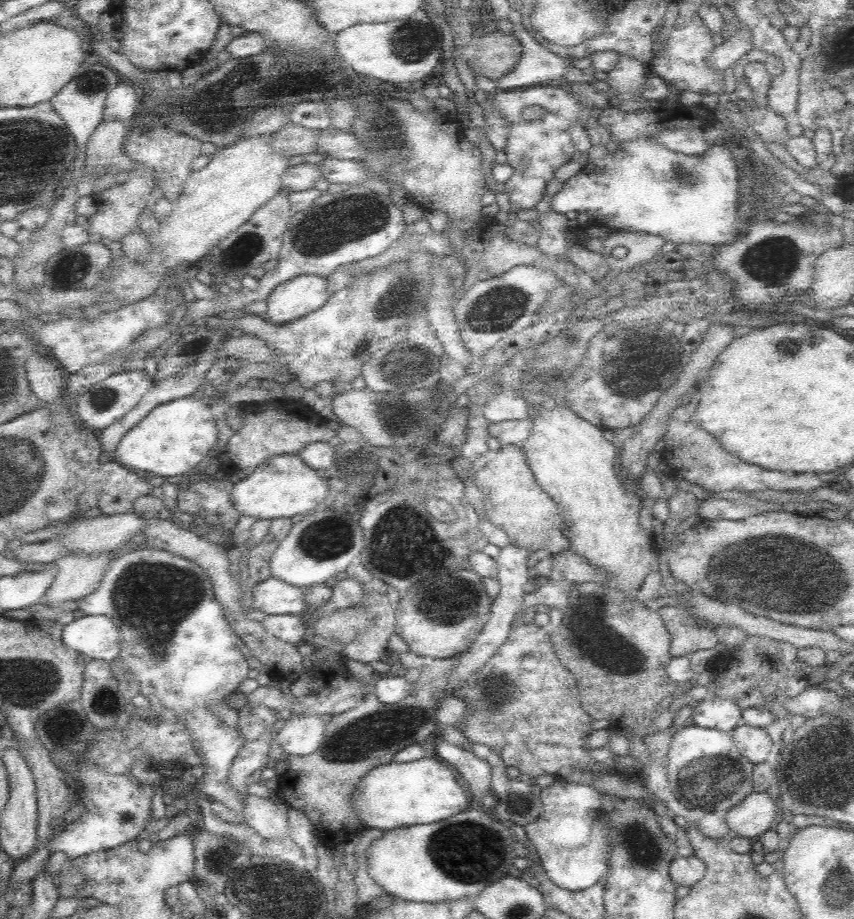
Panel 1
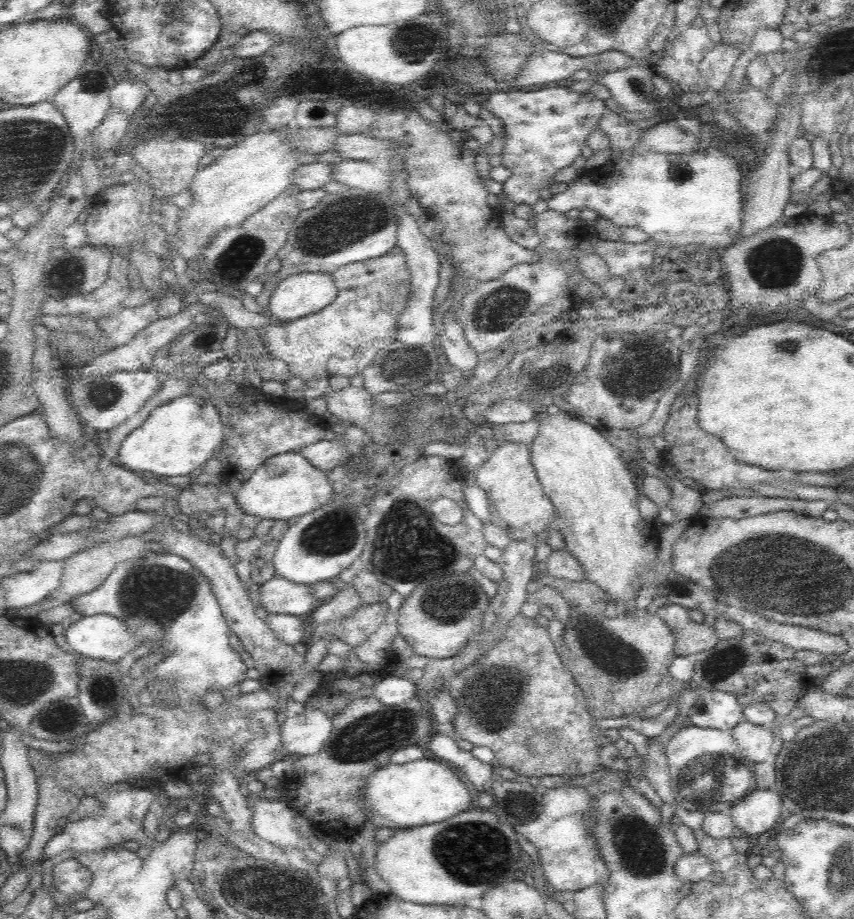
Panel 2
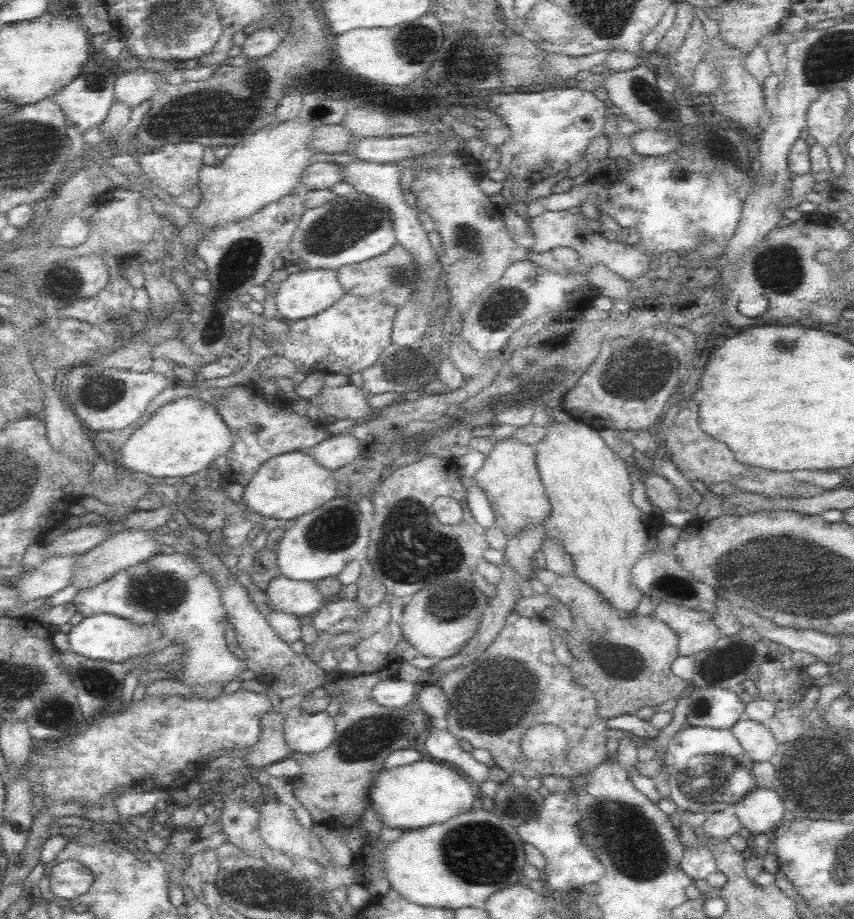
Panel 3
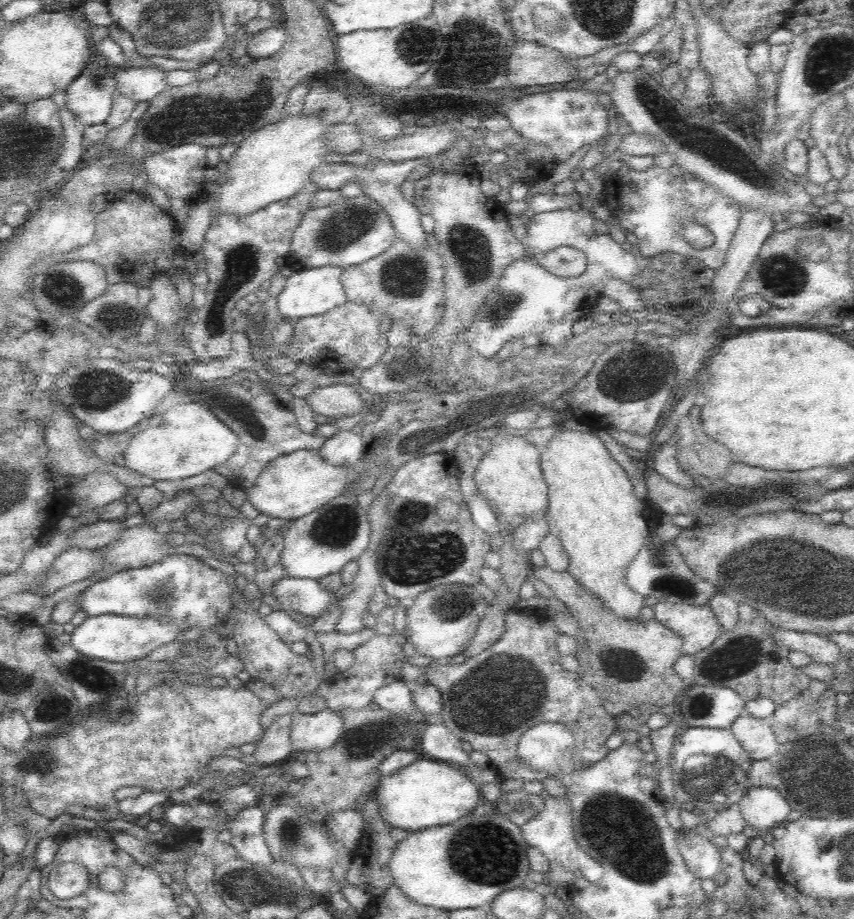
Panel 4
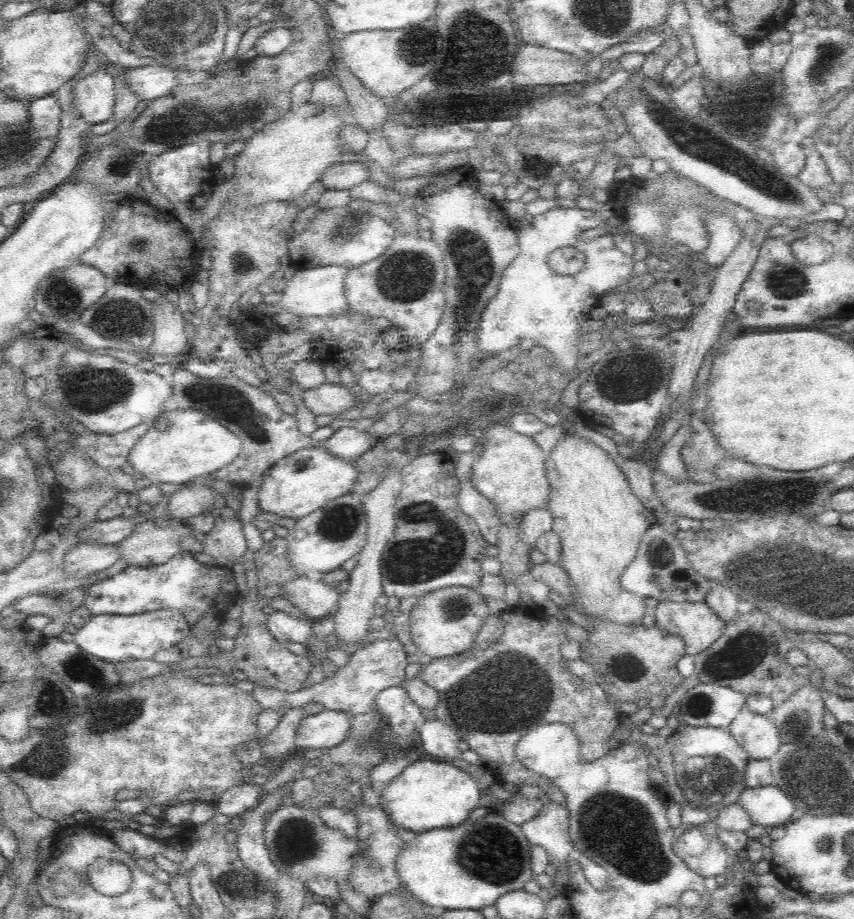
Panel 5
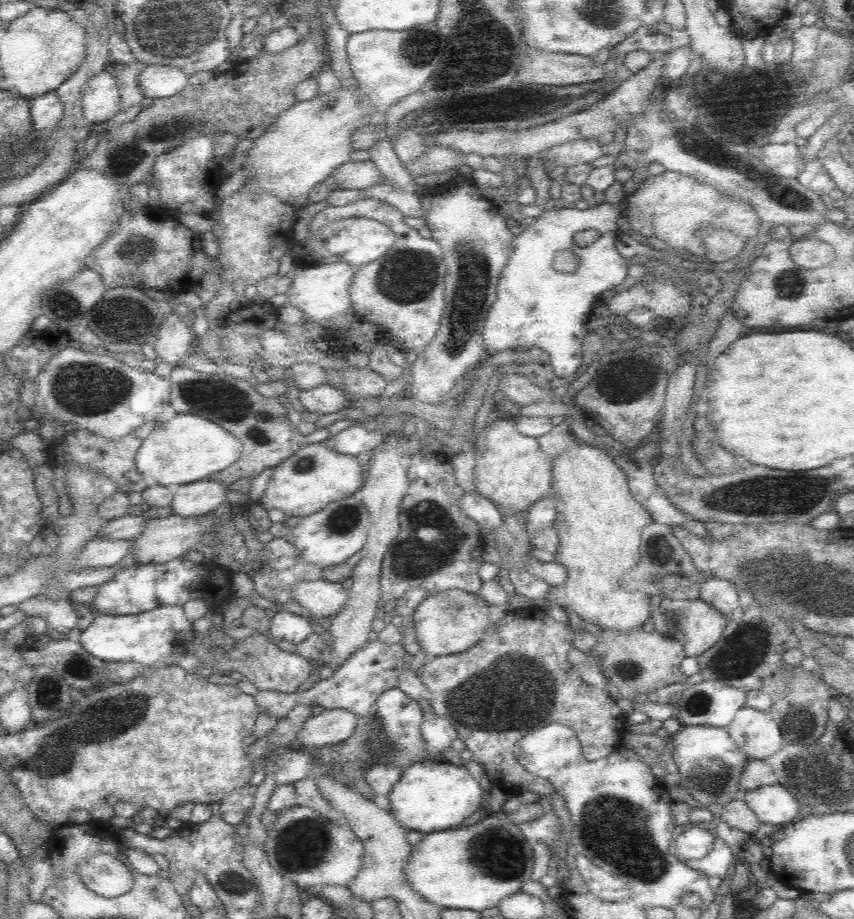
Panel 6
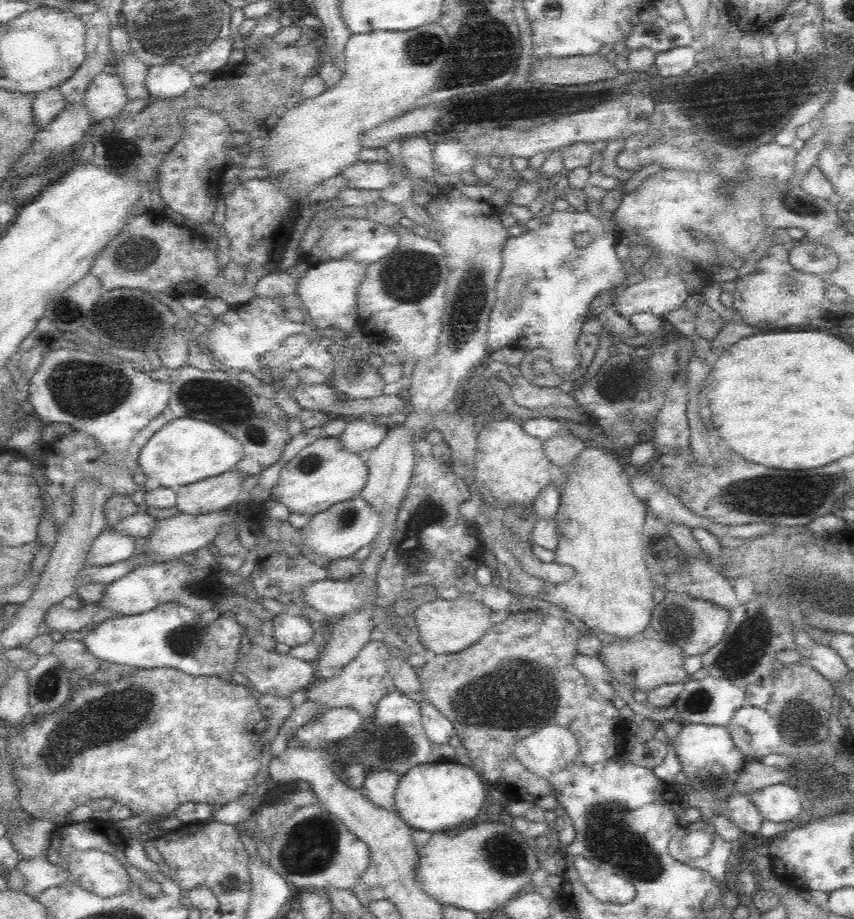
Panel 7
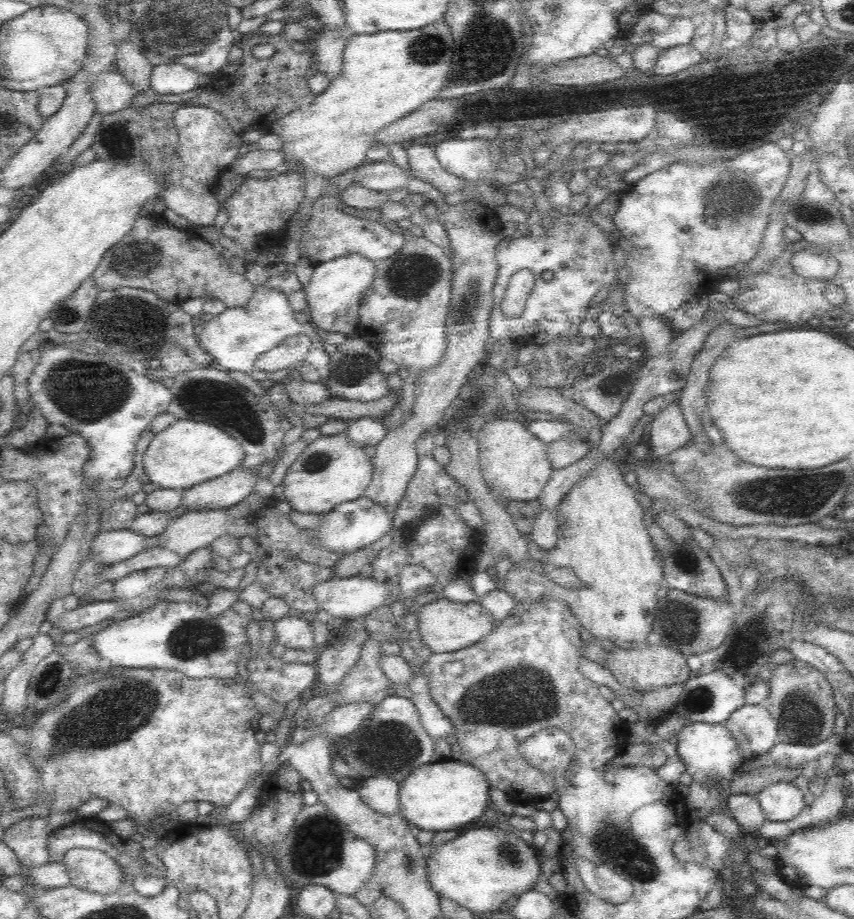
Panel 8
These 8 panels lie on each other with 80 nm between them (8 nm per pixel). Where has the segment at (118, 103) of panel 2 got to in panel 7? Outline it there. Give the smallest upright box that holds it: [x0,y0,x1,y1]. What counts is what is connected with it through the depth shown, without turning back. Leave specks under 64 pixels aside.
[144,64,192,99]

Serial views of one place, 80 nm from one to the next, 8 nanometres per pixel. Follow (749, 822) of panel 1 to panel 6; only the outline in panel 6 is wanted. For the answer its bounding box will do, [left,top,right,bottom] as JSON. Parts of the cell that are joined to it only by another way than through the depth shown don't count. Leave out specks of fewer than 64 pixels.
[740,783,798,827]

